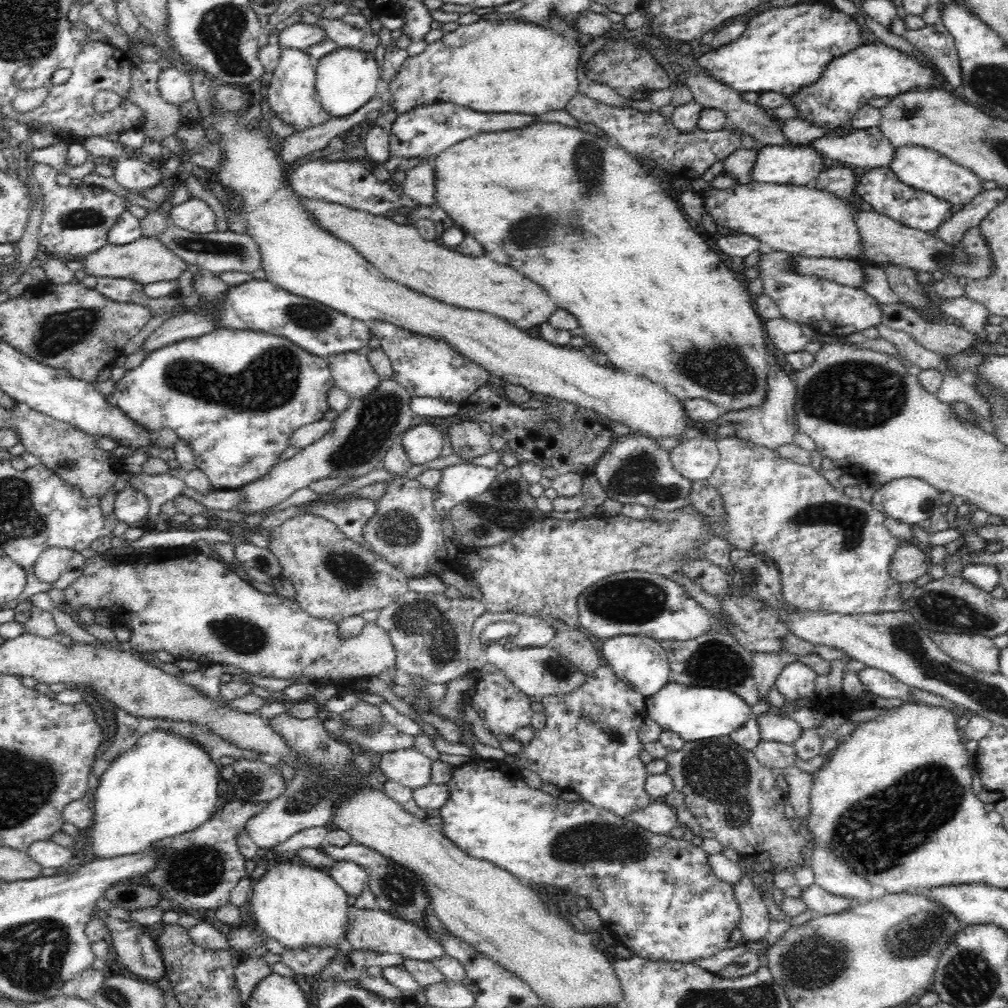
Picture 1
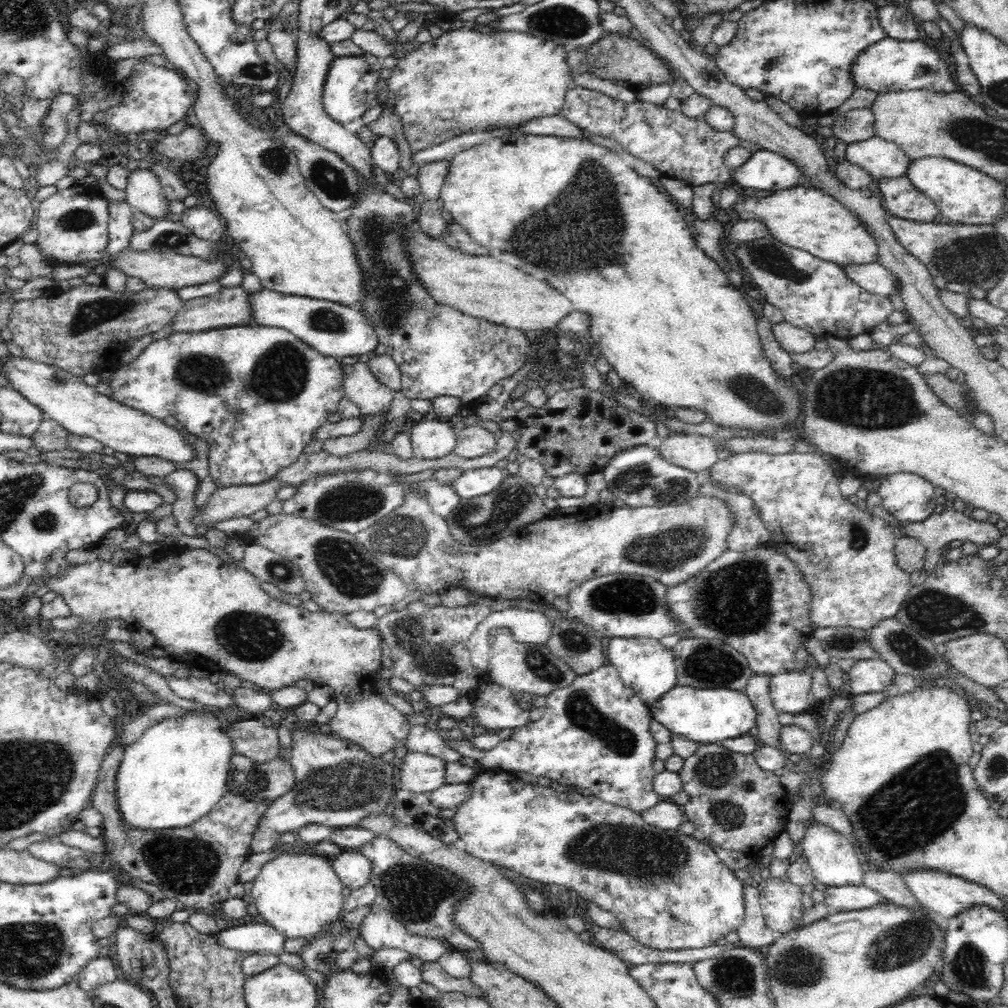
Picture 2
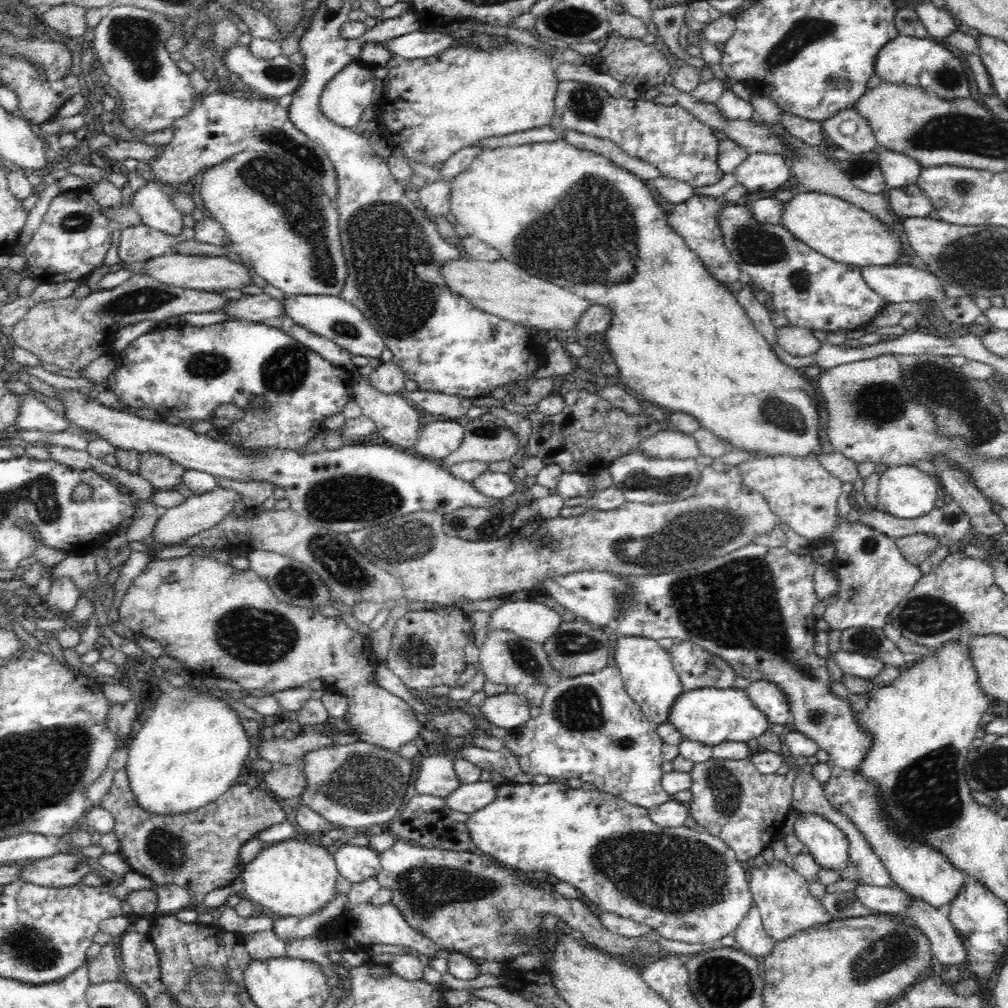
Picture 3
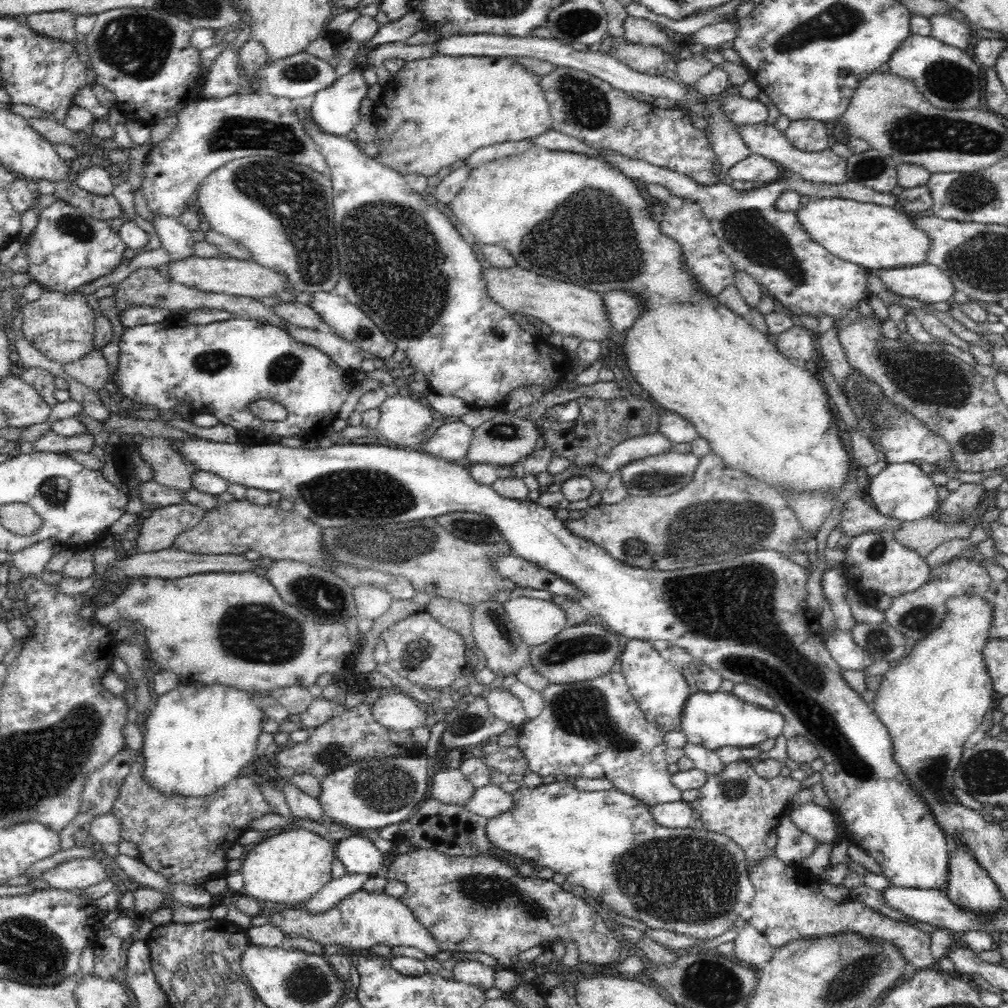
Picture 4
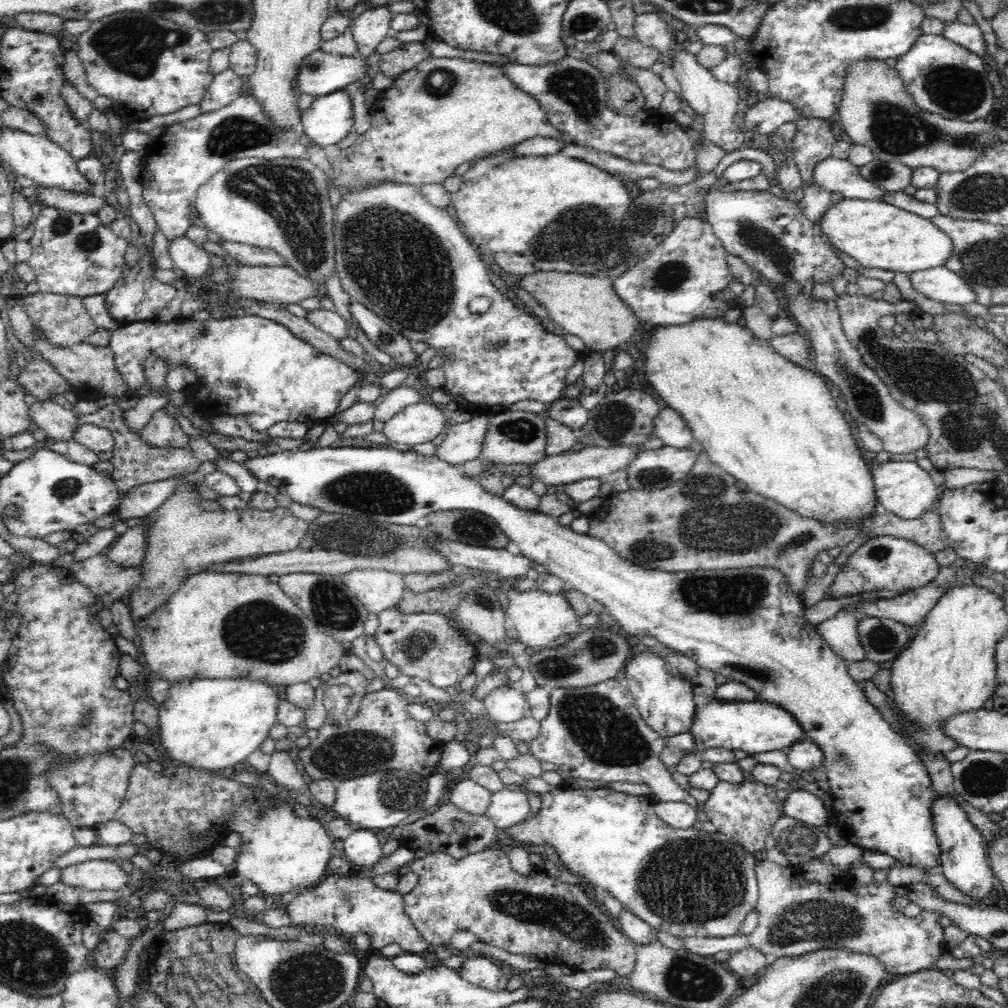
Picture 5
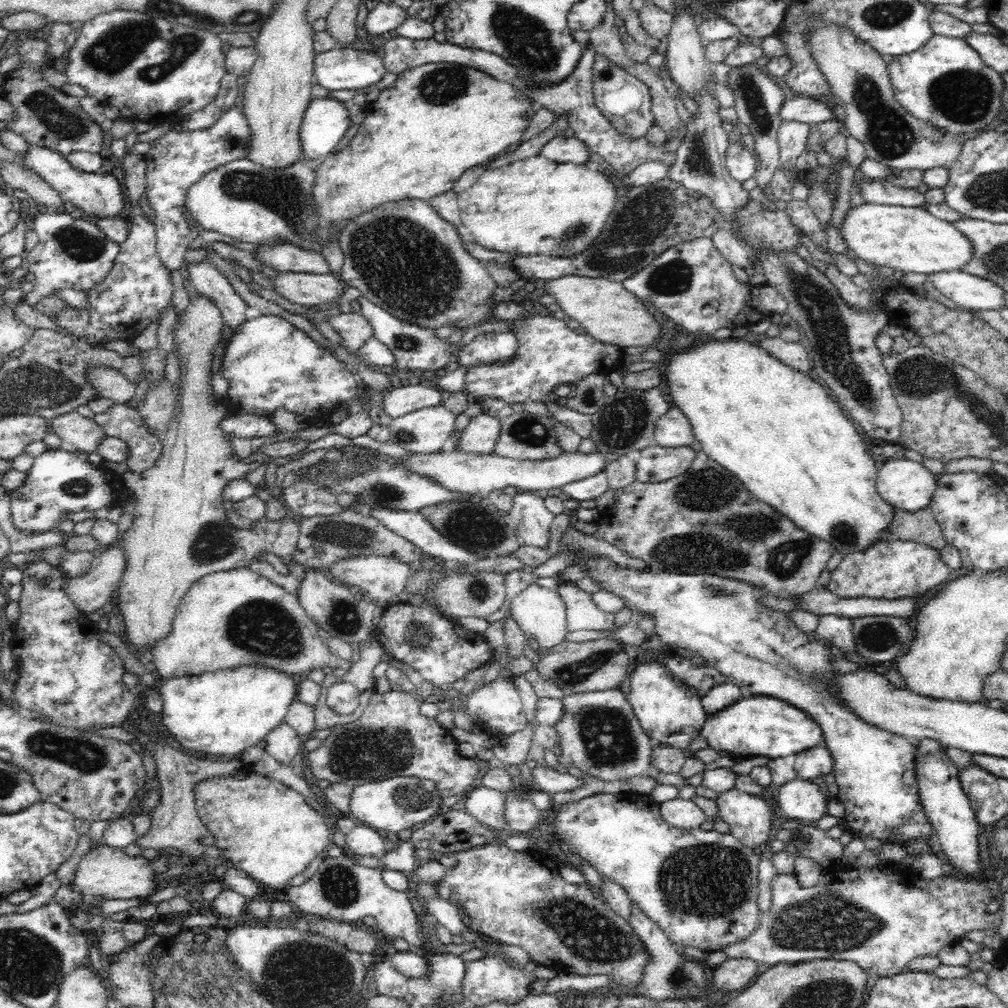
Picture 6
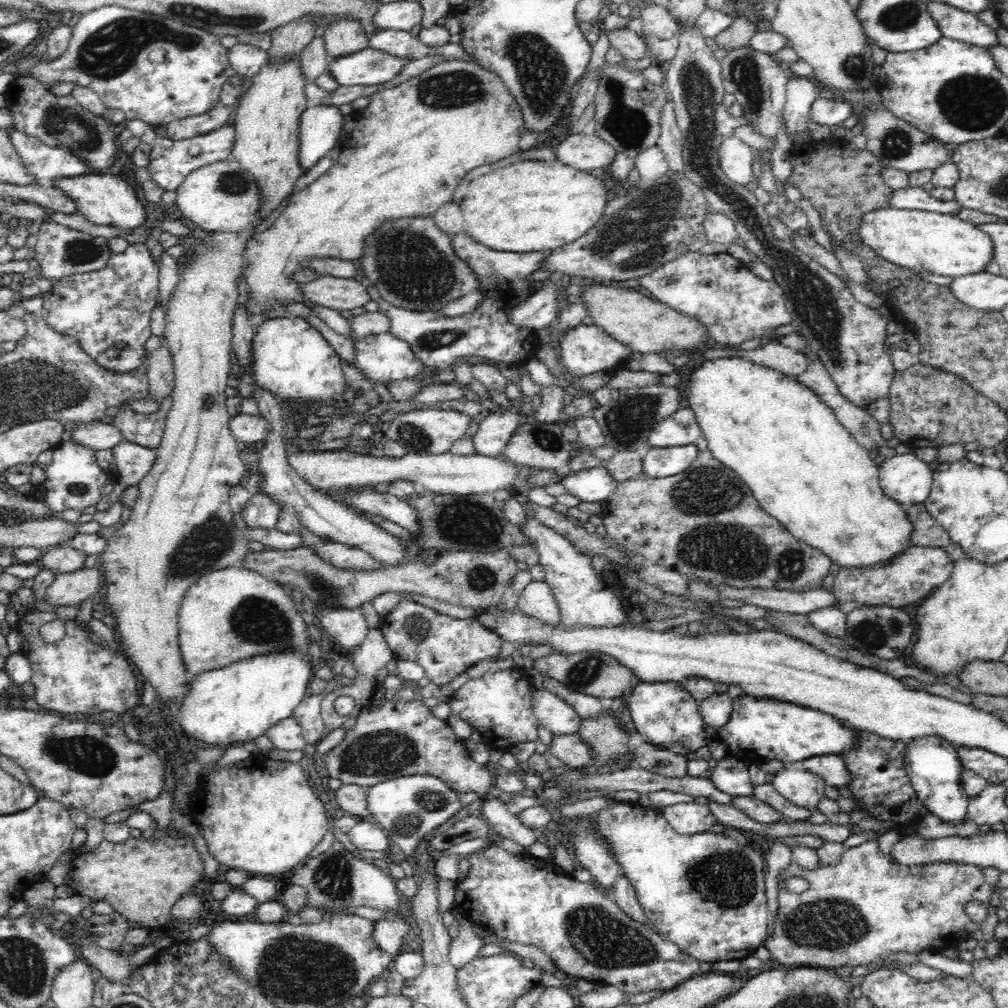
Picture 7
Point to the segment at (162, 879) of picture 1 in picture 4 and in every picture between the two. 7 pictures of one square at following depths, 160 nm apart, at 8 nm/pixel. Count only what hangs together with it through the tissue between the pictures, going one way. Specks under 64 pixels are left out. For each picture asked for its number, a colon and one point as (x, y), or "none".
2: (195, 865)
3: (198, 849)
4: (186, 839)

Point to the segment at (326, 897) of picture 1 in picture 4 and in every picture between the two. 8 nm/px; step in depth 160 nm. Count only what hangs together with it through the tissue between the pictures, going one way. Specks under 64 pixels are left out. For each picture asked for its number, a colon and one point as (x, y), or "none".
2: (297, 894)
3: (294, 878)
4: (291, 867)

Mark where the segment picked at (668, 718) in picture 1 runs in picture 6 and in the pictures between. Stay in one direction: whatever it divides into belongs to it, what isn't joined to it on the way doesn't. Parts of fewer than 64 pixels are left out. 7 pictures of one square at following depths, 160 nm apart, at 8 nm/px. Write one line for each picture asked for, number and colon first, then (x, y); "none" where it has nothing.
2: (705, 715)
3: (705, 715)
4: (718, 719)
5: (755, 726)
6: (756, 725)

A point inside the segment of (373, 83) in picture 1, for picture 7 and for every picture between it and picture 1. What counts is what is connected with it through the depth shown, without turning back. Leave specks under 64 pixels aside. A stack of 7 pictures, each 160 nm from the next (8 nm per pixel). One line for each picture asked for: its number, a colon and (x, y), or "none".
2: (350, 87)
3: (348, 92)
4: (335, 109)
5: (329, 118)
6: (326, 119)
7: (320, 126)

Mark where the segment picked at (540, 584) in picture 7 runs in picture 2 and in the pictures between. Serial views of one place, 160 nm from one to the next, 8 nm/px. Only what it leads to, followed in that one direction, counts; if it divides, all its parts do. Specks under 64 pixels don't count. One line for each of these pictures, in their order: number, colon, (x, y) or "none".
2: (499, 628)
3: (532, 620)
4: (536, 621)
5: (539, 617)
6: (540, 612)

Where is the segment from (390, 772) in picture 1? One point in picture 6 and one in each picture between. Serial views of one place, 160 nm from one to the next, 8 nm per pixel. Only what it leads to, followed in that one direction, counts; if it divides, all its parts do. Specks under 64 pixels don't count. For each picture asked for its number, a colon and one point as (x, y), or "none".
2: (420, 773)
3: (435, 776)
4: (449, 786)
5: (468, 795)
6: (487, 805)

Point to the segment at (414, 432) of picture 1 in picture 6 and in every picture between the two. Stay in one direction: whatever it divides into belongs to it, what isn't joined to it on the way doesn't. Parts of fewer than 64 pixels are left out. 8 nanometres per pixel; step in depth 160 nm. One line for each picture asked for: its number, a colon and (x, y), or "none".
2: (432, 439)
3: (438, 439)
4: (451, 441)
5: (463, 442)
6: (481, 434)

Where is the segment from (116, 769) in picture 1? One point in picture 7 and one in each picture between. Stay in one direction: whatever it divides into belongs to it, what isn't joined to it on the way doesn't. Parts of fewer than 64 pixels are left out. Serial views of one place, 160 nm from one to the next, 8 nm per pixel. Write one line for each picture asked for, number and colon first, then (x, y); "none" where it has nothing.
2: (176, 772)
3: (187, 754)
4: (198, 737)
5: (210, 724)
6: (223, 713)
7: (231, 705)

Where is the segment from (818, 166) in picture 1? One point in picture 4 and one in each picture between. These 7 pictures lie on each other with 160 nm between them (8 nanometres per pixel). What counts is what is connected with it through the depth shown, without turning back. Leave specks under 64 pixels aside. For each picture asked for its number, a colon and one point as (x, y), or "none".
2: (765, 170)
3: (761, 173)
4: (755, 168)

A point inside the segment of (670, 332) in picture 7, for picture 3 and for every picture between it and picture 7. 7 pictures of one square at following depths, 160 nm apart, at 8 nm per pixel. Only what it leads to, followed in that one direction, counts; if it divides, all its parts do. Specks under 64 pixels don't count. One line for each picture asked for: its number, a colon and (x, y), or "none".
3: (501, 289)
4: (568, 309)
5: (587, 306)
6: (605, 309)

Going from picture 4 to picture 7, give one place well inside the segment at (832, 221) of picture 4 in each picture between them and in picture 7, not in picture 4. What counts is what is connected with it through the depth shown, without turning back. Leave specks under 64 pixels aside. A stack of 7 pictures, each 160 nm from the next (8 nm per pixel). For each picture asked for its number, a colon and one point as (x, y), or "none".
5: (878, 235)
6: (907, 239)
7: (942, 244)

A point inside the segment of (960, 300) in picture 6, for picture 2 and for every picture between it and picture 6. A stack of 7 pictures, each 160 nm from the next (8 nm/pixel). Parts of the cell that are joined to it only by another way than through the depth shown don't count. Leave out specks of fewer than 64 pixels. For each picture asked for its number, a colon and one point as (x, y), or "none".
2: (874, 278)
3: (898, 283)
4: (925, 282)
5: (940, 283)

